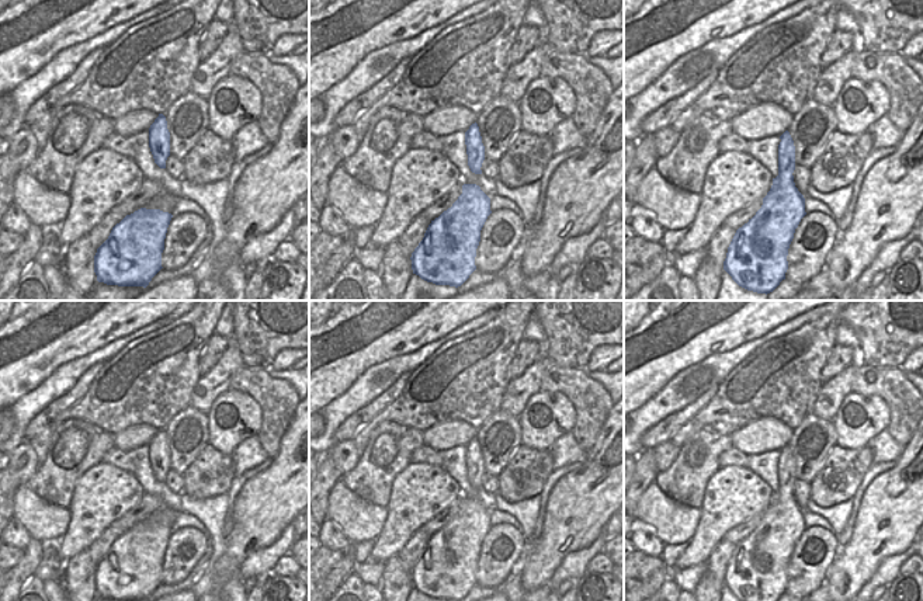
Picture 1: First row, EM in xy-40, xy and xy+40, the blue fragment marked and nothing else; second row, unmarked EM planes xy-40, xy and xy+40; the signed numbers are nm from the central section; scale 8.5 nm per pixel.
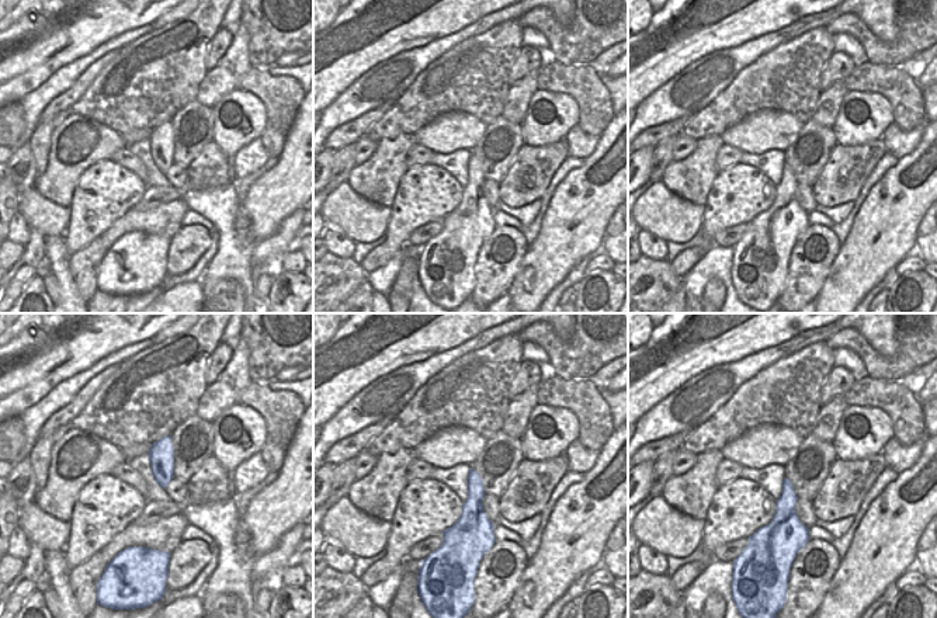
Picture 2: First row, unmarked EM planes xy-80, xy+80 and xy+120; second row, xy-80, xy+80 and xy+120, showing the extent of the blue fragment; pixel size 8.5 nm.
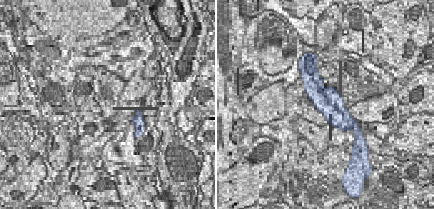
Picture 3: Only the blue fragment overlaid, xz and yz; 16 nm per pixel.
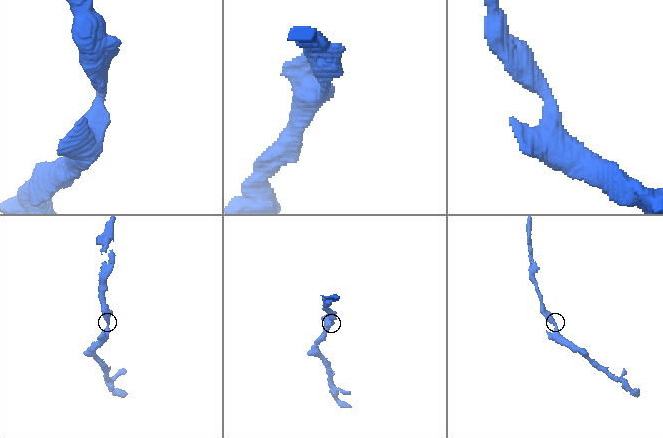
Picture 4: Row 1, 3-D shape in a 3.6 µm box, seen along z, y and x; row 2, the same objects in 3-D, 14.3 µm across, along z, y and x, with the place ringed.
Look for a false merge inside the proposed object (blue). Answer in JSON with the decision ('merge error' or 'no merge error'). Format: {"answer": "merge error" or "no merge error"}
{"answer": "no merge error"}

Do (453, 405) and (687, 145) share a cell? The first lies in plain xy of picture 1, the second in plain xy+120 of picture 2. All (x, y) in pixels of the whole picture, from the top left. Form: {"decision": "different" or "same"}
{"decision": "different"}

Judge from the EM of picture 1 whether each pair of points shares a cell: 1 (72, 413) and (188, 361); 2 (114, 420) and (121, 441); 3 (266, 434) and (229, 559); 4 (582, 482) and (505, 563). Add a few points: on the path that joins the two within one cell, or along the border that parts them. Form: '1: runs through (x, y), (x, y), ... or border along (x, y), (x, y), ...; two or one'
1: runs through (101, 406), (120, 400), (159, 371); one
2: border along (151, 424), (129, 424), (113, 434); two
3: border along (290, 423), (273, 459); two
4: border along (526, 548), (526, 555), (516, 568); two

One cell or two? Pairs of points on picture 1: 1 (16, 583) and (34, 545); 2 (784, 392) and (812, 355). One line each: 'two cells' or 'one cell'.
1: one cell
2: one cell

